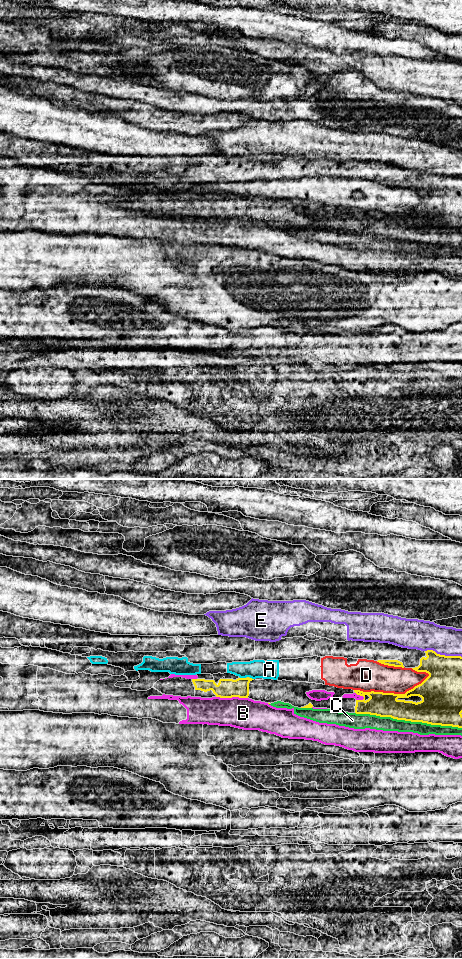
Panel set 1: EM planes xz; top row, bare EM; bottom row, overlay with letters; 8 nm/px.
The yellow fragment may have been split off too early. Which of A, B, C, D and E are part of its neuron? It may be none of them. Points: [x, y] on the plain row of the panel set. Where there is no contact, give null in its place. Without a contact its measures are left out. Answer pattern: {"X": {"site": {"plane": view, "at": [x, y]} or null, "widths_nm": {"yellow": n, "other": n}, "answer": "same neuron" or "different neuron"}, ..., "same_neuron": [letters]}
{"A": {"site": {"plane": "xz", "at": [243, 198]}, "widths_nm": {"yellow": 160, "other": 150}, "answer": "different neuron"}, "B": {"site": {"plane": "xz", "at": [232, 216]}, "widths_nm": {"yellow": 160, "other": 260}, "answer": "different neuron"}, "C": {"site": {"plane": "xz", "at": [408, 240]}, "widths_nm": {"yellow": 280, "other": 110}, "answer": "different neuron"}, "D": {"site": {"plane": "xz", "at": [391, 213]}, "widths_nm": {"yellow": 190, "other": 260}, "answer": "different neuron"}, "E": {"site": {"plane": "xz", "at": [443, 175]}, "widths_nm": {"yellow": 300, "other": 240}, "answer": "different neuron"}, "same_neuron": []}

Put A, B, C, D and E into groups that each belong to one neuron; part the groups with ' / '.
A D / B / C / E

